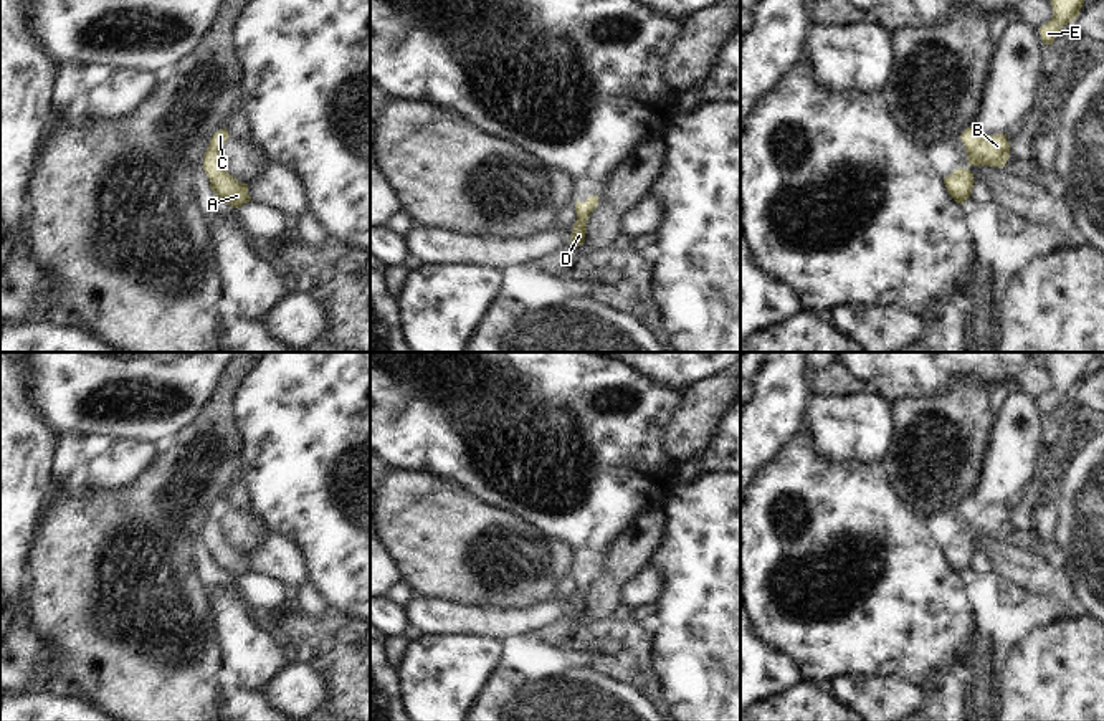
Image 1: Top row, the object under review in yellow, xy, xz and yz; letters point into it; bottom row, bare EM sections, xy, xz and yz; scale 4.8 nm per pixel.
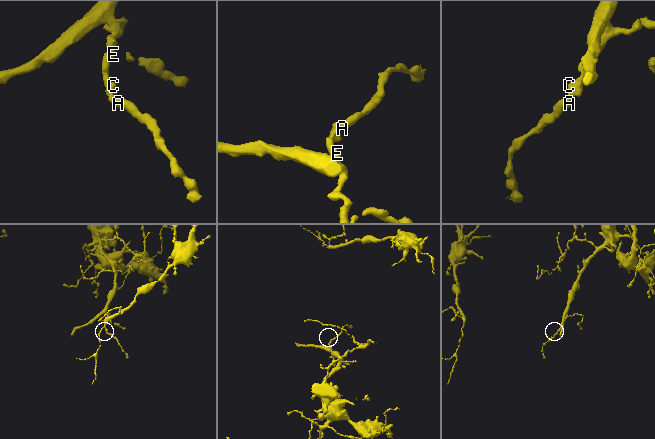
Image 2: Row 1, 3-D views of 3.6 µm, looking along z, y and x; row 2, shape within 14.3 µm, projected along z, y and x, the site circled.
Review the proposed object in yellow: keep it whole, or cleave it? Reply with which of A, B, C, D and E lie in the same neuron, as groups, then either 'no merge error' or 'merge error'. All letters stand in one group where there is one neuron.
groups A B C D E; no merge error

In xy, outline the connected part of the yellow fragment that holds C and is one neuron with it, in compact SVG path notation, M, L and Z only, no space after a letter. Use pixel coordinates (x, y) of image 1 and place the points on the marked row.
M225 127L215 132L210 139L202 164L207 177L210 179L210 189L215 192L215 195L221 202L238 208L246 202L251 202L251 197L248 193L248 184L238 182L233 175L220 167L220 152L228 139L230 134Z

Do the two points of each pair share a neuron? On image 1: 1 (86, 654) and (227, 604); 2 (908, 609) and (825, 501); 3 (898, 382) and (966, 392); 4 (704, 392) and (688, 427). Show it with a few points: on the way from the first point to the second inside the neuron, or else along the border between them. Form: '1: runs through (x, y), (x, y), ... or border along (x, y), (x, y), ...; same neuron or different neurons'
1: border along (205, 596), (212, 632), (220, 647); different neurons
2: runs through (888, 577), (888, 544), (876, 536), (856, 533); same neuron
3: border along (984, 382), (959, 376), (942, 392), (908, 399); different neurons
4: runs through (704, 401), (694, 419); same neuron

